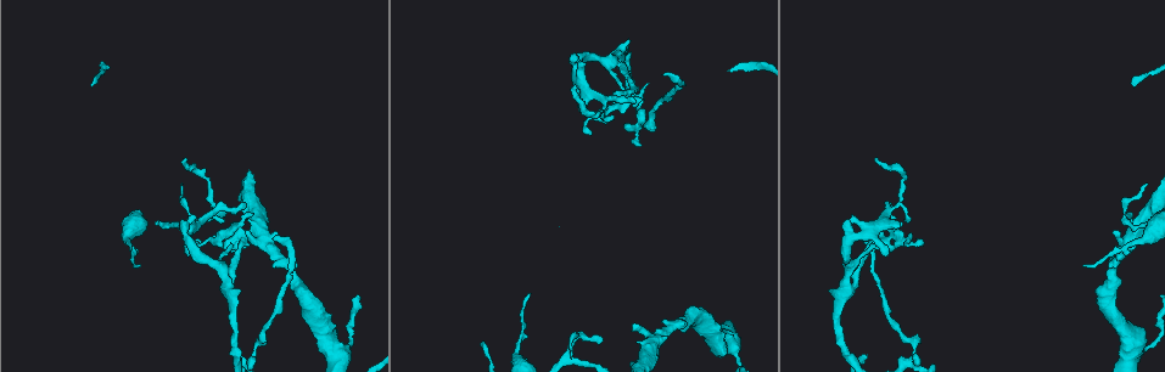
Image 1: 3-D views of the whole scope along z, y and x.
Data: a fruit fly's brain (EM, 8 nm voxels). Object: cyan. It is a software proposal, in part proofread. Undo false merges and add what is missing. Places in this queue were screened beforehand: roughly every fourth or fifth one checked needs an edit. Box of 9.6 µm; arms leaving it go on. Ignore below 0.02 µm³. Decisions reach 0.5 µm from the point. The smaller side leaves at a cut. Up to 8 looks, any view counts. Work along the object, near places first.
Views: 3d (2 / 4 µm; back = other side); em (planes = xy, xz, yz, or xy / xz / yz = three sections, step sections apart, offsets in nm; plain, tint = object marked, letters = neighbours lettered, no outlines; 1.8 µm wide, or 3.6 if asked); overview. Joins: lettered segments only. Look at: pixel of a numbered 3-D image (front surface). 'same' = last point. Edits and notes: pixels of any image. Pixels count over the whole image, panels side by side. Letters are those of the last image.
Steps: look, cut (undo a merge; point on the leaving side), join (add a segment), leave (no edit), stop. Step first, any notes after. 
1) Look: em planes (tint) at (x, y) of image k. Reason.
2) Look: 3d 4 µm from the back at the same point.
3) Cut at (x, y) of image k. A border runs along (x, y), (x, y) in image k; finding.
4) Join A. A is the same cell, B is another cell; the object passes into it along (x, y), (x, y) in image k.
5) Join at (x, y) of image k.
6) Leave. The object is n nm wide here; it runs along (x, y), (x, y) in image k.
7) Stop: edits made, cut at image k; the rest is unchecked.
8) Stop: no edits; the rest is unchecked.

Look: em xy step 8 (tint) at (619, 95) of image 1. Closes a loop.

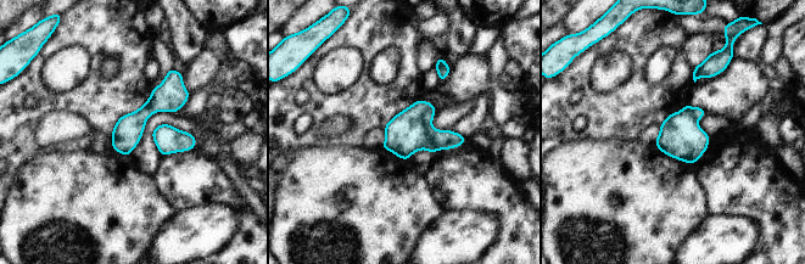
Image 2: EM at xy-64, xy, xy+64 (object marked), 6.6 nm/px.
Look: em xy step 8 (letters) at the same point. See the neighbours.

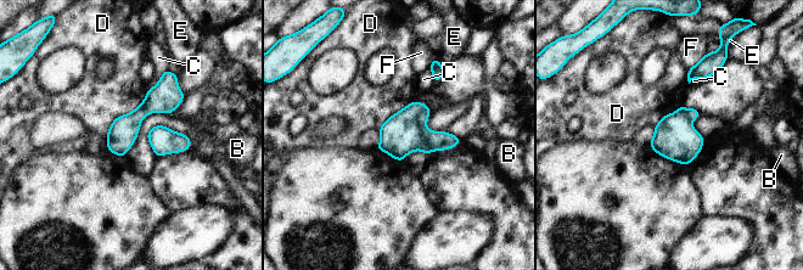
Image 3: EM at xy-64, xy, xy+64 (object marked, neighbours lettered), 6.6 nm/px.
Leave. B, C, D, E and F are other cells; it runs along (167, 76), (167, 86), (111, 148) in image 3; one neuron here.

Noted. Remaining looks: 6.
Look: 3d 2 µm from the back at (1132, 215) of image 1. Free end.

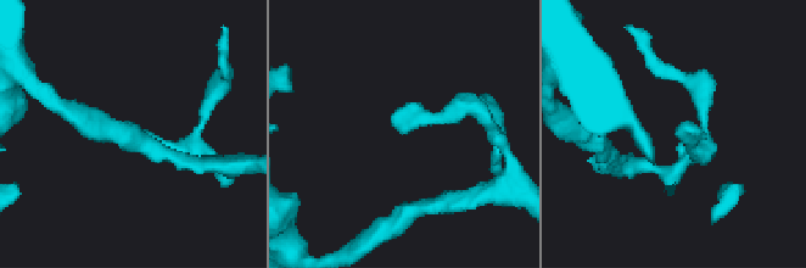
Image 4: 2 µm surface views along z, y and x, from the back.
Look: em planes (letters) at (393, 124) of image 4. Need the tissue.

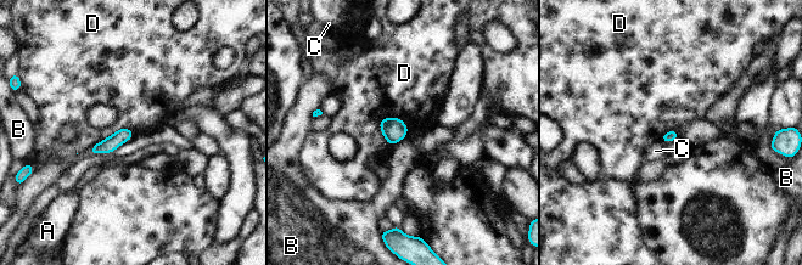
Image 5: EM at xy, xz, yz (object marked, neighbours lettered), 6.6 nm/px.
Leave. The longest contact is with D, 200 nm; A, B, C and D are other cells; a border runs along (405, 136), (391, 146) in image 5; none of them fits.

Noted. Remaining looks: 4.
Look: 3d 4 µm at (516, 360) of image 1. Thick turns thin.

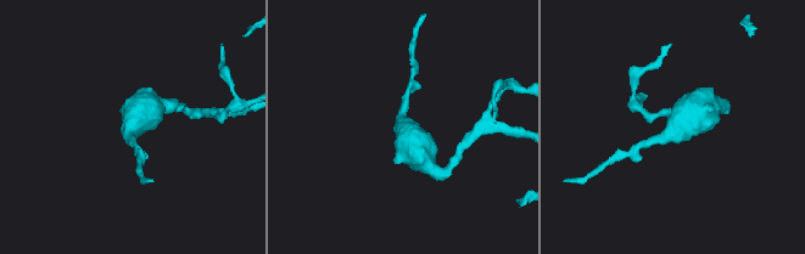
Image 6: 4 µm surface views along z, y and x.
Look: em 3.6 µm planes (plain) at (129, 126) of image 6. Need the tissue.

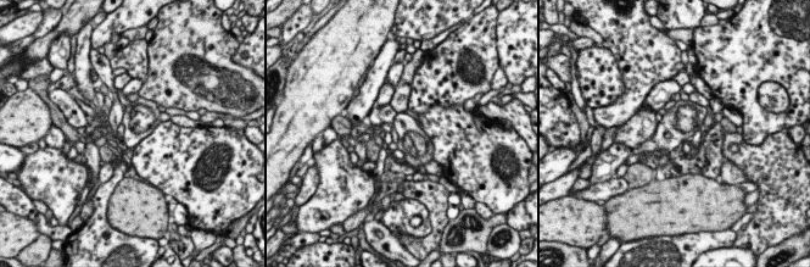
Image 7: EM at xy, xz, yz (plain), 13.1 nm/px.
Look: em 3.6 µm planes (letters) at the same point. See the neighbours.

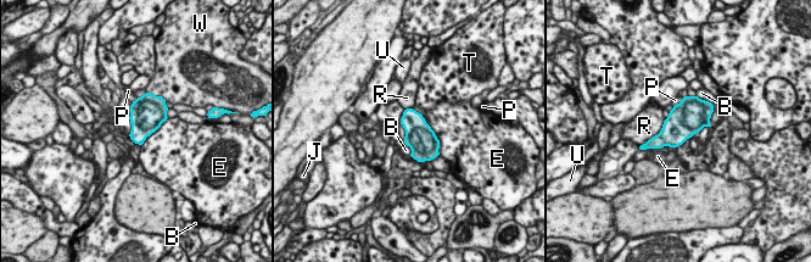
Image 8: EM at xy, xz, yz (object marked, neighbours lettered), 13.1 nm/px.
Leave. The longest contact is with E, 600 nm; B, E, J, P, R, T, U and W are other cells; a border runs along (421, 115), (438, 140), (440, 155) in image 8; all the same neuron.

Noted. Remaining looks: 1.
Look: em planes (letters) at (527, 293) of image 1. An open end.

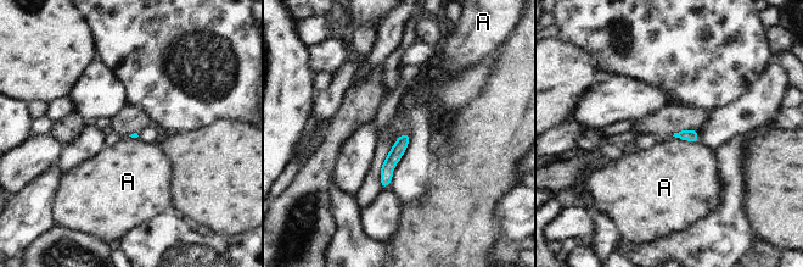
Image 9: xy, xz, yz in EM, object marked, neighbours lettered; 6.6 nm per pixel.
Leave. The longest contact is with A, 180 nm; A is another cell; none of them fits.

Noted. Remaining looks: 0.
Stop: no edits; the rest is unchecked.

